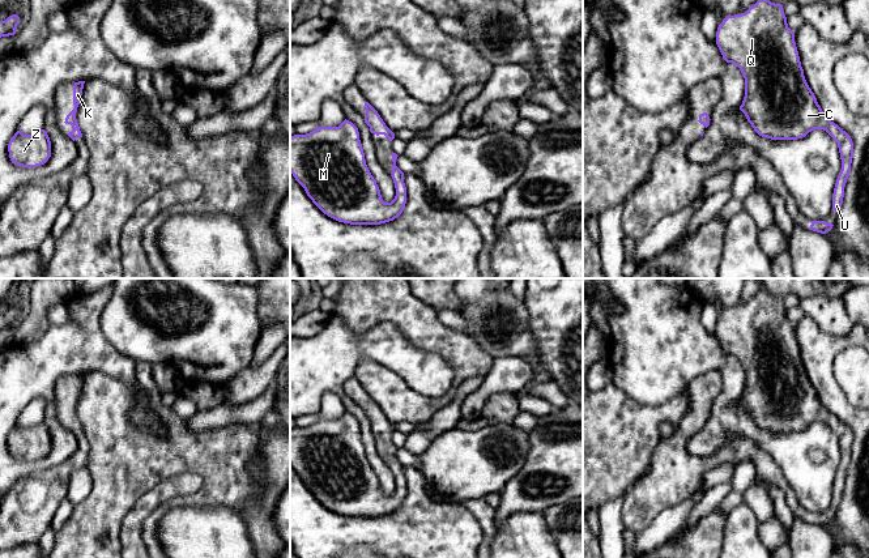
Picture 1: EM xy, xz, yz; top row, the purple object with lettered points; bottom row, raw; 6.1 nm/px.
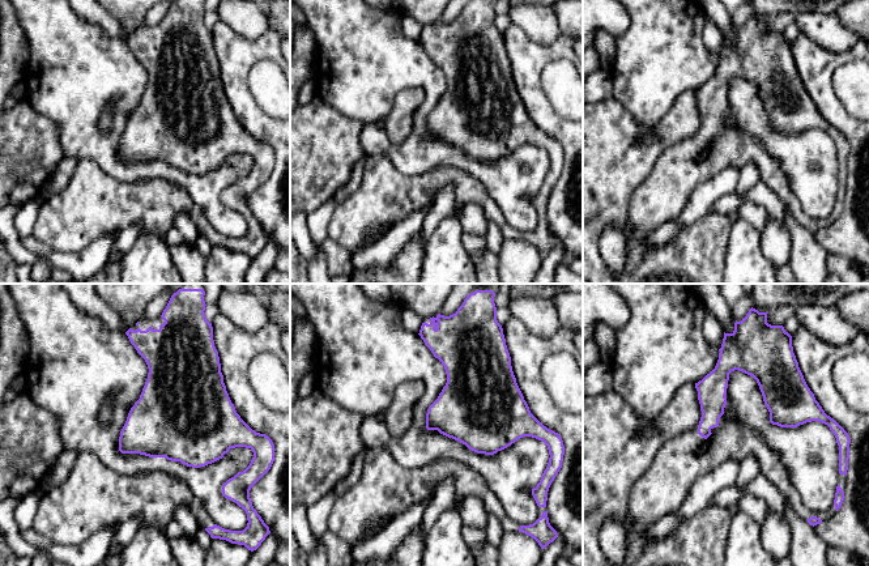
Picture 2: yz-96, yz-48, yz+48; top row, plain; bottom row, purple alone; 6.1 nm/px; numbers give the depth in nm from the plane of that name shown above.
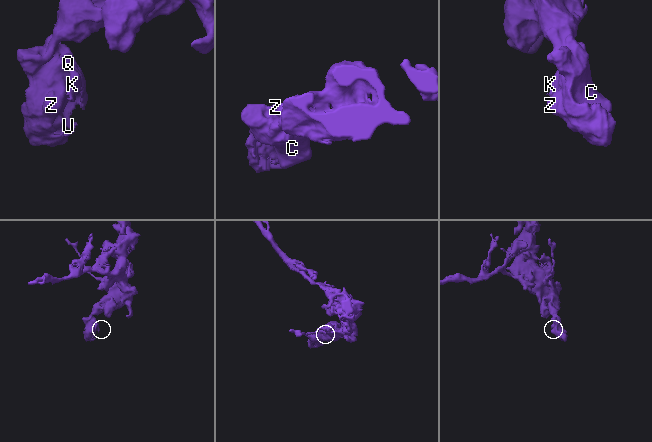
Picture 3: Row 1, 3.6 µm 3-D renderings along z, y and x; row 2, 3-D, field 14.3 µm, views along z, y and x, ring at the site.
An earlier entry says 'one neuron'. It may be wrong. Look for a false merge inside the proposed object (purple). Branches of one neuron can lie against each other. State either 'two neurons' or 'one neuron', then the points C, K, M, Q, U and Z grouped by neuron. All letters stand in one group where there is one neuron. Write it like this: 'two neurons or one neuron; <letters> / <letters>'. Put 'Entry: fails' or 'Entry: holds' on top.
Entry: holds
one neuron; C K M Q U Z

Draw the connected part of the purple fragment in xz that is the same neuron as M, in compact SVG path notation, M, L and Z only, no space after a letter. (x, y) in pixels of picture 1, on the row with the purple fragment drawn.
M344 120L338 127L319 127L306 135L294 135L290 137L290 172L295 180L304 188L312 203L328 217L350 225L380 225L397 218L406 204L406 187L404 172L396 166L397 154L392 152L392 179L396 188L396 196L391 203L384 203L376 180L371 175L359 140L358 128L349 120Z

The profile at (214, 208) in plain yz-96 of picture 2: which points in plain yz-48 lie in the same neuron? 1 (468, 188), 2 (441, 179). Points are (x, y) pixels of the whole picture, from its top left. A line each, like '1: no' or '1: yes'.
1: no
2: no

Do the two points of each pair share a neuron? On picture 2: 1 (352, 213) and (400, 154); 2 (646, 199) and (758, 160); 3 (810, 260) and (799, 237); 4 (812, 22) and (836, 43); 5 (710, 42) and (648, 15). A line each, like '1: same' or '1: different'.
1: different
2: same
3: same
4: same
5: different

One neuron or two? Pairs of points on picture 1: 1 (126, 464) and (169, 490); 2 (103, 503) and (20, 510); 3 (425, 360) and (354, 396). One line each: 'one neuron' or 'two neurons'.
1: two neurons
2: two neurons
3: two neurons

